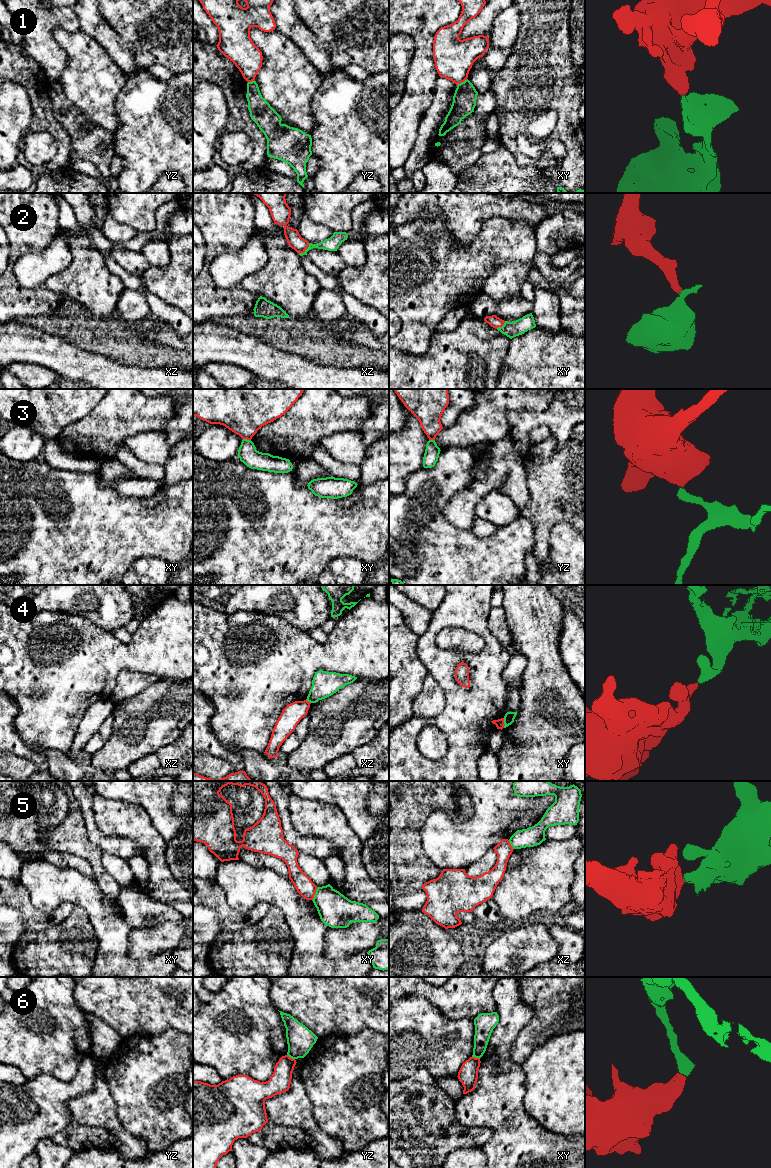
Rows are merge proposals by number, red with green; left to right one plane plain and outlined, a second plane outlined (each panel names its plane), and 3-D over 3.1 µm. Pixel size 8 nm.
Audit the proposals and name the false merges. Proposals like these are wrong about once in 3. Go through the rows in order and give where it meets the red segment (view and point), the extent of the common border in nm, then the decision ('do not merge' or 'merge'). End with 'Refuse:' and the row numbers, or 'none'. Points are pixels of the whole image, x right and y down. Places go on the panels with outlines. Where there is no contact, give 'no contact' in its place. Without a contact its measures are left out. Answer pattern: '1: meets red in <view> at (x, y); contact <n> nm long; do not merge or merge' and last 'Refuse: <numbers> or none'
1: meets red in xy at (462, 81); contact 100 nm long; do not merge
2: meets red in xz at (305, 249); contact 130 nm long; merge
3: meets red in xy at (247, 439); contact 70 nm long; do not merge
4: meets red in xy at (503, 723); contact 80 nm long; do not merge
5: meets red in xy at (314, 894); contact 120 nm long; do not merge
6: meets red in yz at (291, 1058); contact 80 nm long; do not merge
Refuse: 1, 3, 4, 5, 6

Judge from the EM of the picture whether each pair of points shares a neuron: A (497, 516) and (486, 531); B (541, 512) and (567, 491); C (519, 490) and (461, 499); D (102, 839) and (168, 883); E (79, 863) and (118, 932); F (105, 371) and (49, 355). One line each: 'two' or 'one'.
A: two
B: one
C: one
D: two
E: two
F: one

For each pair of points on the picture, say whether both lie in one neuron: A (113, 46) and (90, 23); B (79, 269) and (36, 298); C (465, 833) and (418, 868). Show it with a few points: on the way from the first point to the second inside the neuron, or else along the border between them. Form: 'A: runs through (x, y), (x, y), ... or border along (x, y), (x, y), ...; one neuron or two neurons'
A: runs through (106, 39), (98, 31), (93, 30); one neuron
B: border along (44, 283), (47, 288), (63, 296); two neurons
C: border along (420, 838), (423, 851), (441, 870); two neurons

